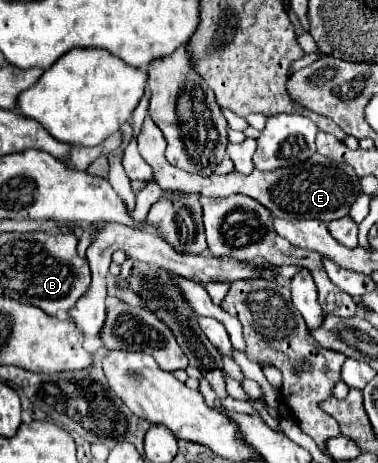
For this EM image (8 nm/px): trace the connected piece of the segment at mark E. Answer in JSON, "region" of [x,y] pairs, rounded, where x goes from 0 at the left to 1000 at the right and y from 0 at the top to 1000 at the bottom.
{"region":[[[384,253],[373,287],[362,296],[368,330],[373,339],[405,361],[405,391],[437,408],[437,413],[479,413],[479,417],[526,417],[553,425],[606,425],[622,417],[653,421],[664,430],[680,430],[696,447],[706,447],[722,464],[743,473],[849,473],[860,482],[902,473],[918,464],[923,447],[934,443],[934,430],[944,417],[955,417],[950,382],[923,356],[881,352],[876,343],[860,343],[854,335],[828,335],[807,352],[786,361],[754,361],[743,369],[680,369],[669,365],[664,378],[638,378],[627,369],[601,378],[521,378],[495,374],[484,365],[468,365],[442,352],[431,326],[437,326],[437,296],[426,279],[405,266],[399,253]]]}

